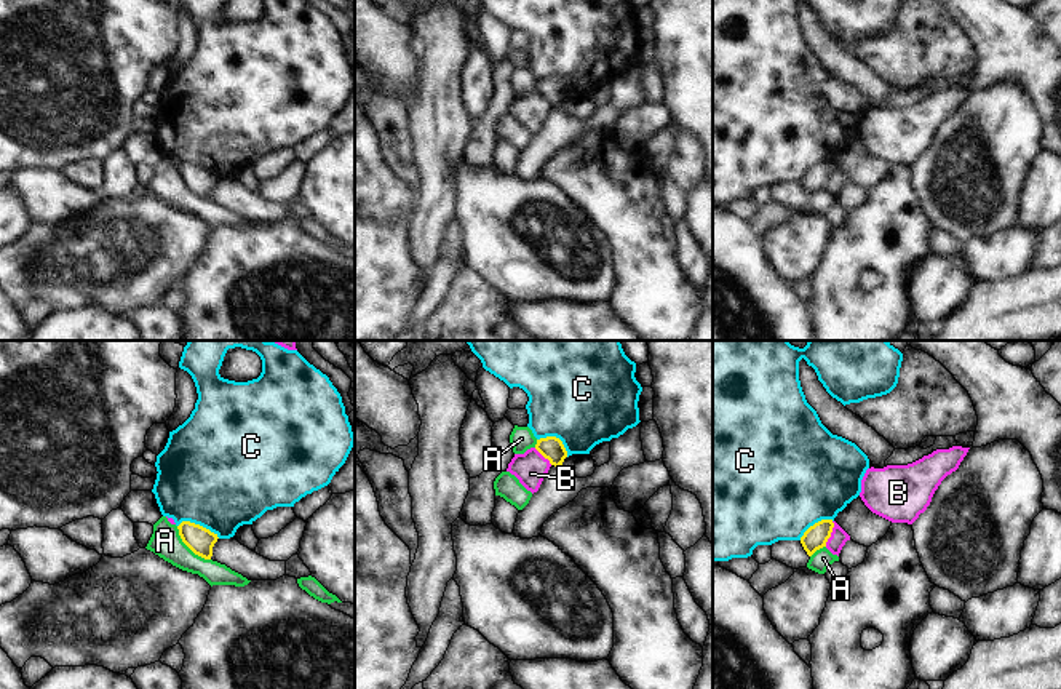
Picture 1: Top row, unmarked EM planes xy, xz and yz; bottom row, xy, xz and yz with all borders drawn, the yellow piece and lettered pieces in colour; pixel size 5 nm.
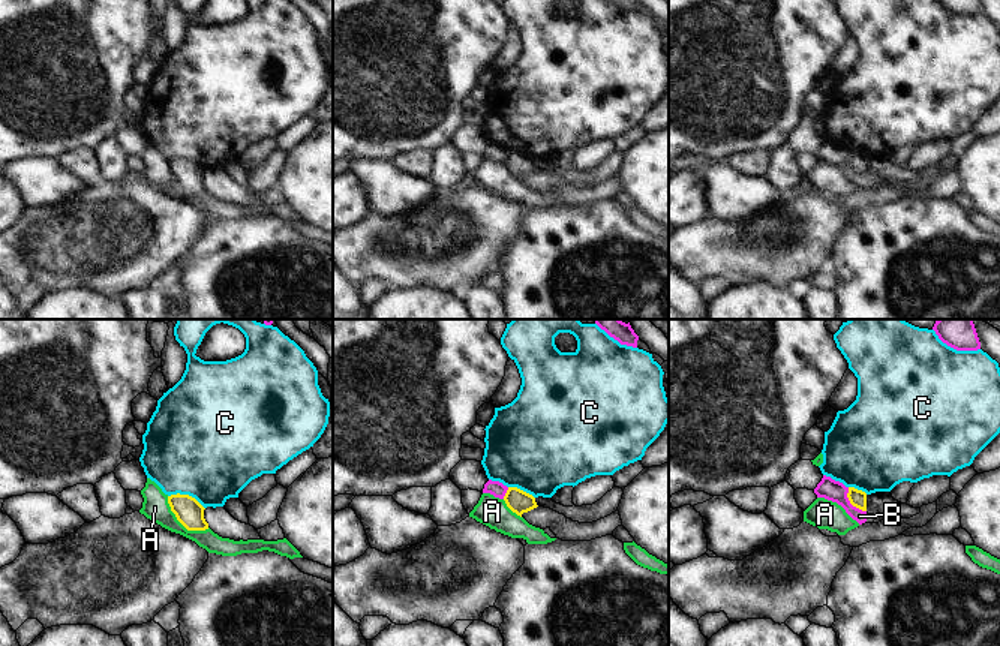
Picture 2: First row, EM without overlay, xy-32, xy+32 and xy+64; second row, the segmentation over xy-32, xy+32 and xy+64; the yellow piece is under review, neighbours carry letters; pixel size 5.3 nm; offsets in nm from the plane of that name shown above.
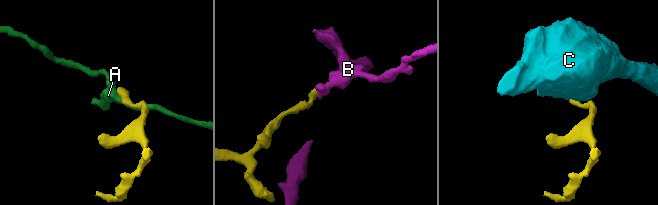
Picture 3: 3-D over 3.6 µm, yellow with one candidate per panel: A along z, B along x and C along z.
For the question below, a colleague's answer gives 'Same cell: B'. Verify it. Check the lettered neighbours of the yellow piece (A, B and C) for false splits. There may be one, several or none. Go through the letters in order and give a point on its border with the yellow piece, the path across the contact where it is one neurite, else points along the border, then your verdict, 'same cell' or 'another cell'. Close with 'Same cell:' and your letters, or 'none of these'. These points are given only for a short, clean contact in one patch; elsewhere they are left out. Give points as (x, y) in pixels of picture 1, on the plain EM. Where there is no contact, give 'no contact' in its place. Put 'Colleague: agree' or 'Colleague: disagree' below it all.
A: contact xy (189, 189); another cell
B: contact yz (830, 176); border yz (833, 163), (833, 173), (825, 187); another cell
C: contact xy (198, 167); border xy (178, 167), (194, 163), (219, 179); another cell
Same cell: none of these
Colleague: disagree

